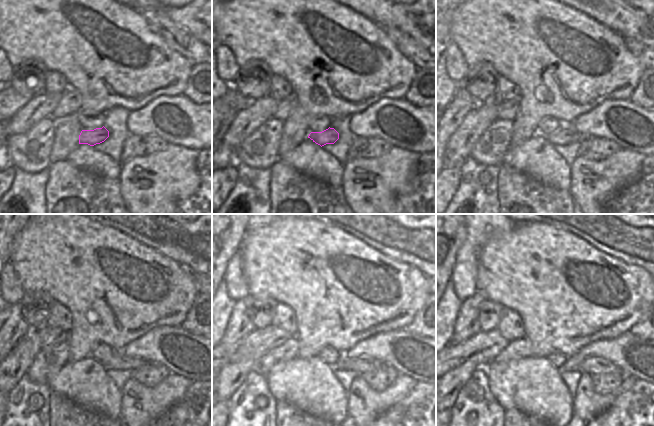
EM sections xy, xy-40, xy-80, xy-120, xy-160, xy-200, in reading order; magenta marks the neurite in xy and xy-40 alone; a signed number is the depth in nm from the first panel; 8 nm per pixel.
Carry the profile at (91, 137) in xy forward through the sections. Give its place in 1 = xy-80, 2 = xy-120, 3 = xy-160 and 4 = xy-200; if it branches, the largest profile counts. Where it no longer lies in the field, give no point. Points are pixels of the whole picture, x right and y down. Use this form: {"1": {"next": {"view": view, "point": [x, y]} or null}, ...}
{"1": {"next": {"view": "xy-80", "point": [565, 134]}}, "2": {"next": {"view": "xy-120", "point": [117, 362]}}, "3": {"next": {"view": "xy-160", "point": [362, 364]}}, "4": {"next": {"view": "xy-200", "point": [592, 365]}}}

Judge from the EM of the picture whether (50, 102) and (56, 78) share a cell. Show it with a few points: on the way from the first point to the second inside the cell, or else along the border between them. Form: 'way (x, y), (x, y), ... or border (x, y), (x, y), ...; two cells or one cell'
border (43, 91), (48, 93), (62, 92); two cells

